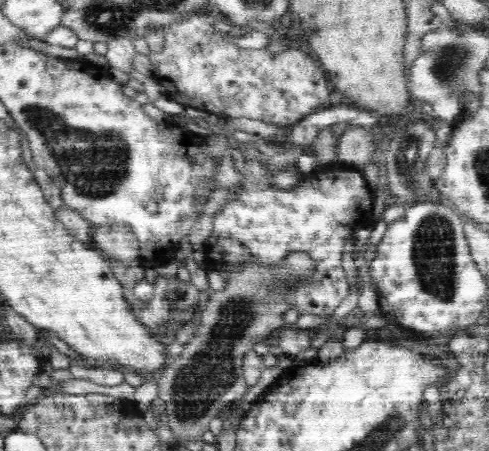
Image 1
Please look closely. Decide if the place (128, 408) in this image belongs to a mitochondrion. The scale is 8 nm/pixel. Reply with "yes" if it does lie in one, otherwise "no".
no

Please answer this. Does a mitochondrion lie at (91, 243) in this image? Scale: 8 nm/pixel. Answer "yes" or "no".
no

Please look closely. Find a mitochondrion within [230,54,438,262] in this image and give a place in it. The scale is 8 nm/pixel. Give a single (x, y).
(405, 162)

